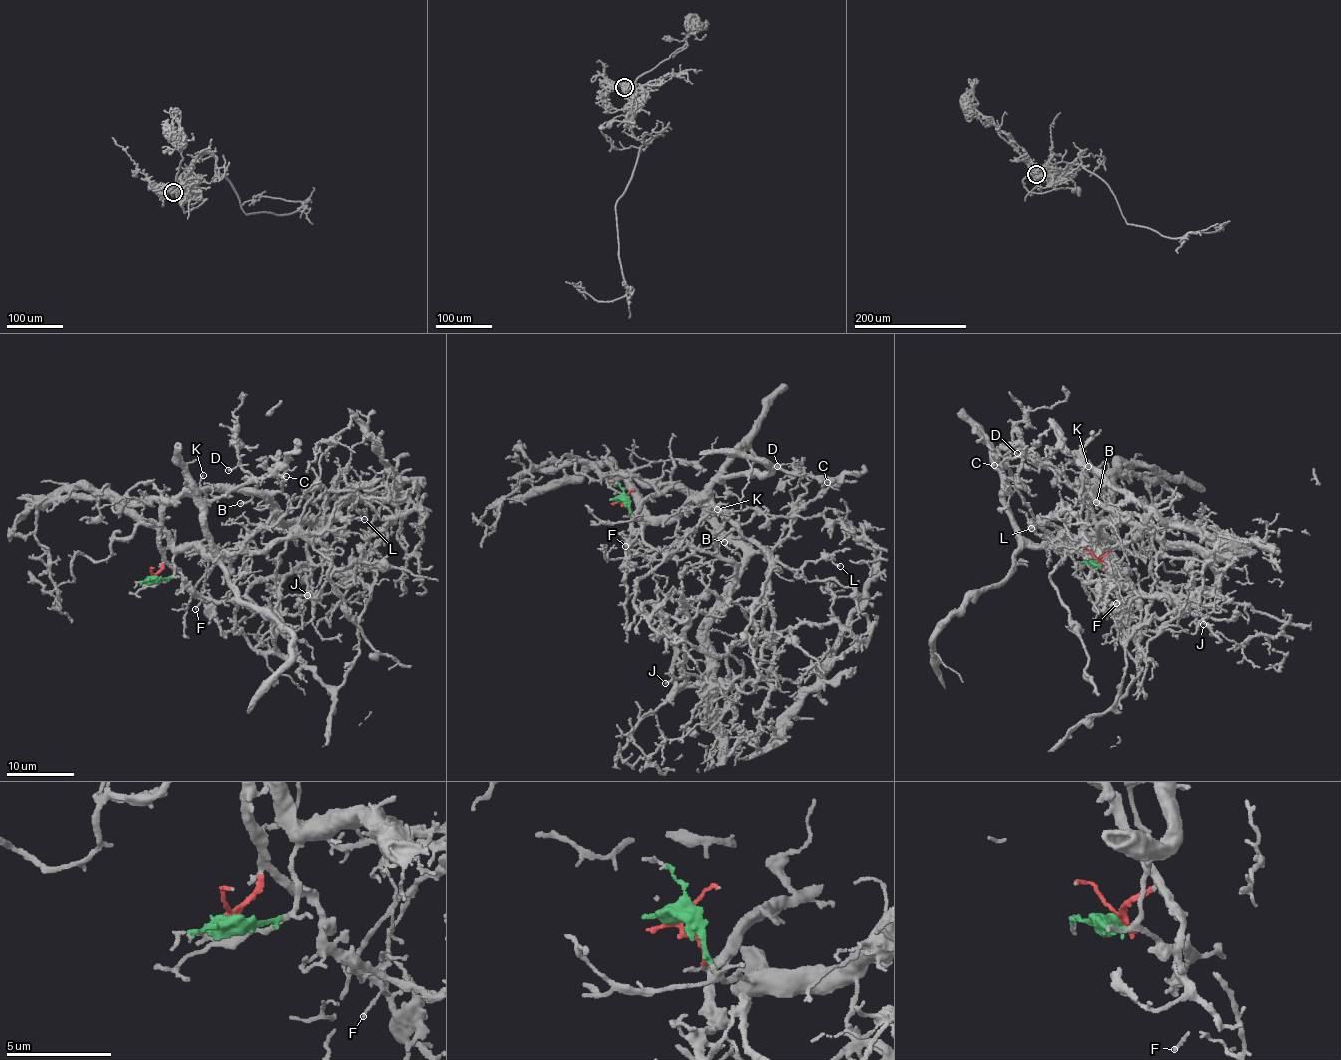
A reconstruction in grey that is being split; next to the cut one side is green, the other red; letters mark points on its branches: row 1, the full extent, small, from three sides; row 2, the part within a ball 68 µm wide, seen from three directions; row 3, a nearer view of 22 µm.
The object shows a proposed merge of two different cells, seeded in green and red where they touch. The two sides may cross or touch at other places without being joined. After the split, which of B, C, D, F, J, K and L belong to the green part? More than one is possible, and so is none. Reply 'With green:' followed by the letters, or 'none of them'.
With green: C, D, L

